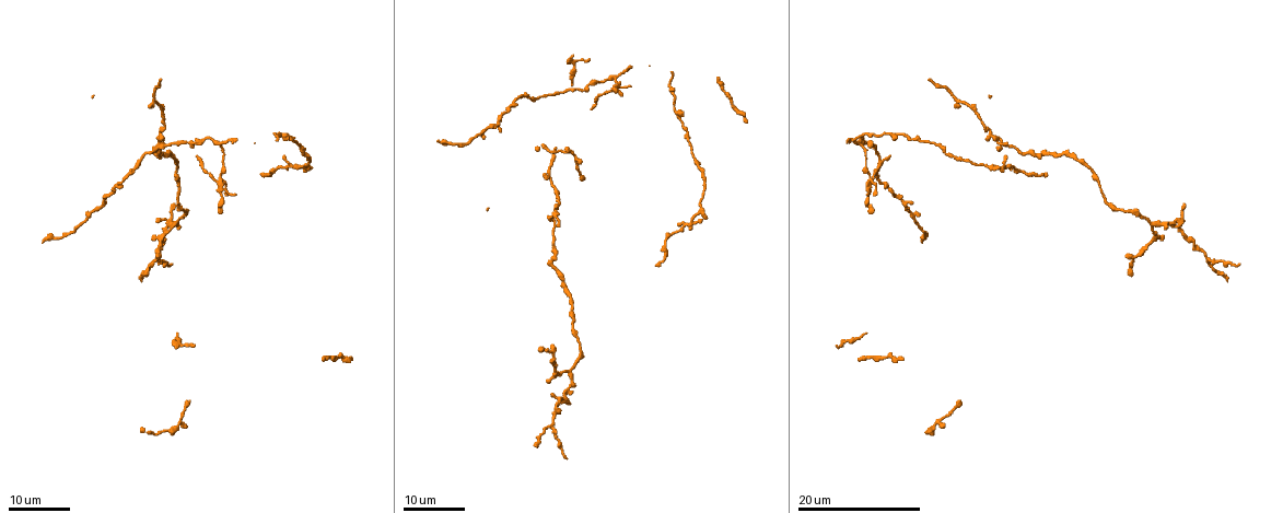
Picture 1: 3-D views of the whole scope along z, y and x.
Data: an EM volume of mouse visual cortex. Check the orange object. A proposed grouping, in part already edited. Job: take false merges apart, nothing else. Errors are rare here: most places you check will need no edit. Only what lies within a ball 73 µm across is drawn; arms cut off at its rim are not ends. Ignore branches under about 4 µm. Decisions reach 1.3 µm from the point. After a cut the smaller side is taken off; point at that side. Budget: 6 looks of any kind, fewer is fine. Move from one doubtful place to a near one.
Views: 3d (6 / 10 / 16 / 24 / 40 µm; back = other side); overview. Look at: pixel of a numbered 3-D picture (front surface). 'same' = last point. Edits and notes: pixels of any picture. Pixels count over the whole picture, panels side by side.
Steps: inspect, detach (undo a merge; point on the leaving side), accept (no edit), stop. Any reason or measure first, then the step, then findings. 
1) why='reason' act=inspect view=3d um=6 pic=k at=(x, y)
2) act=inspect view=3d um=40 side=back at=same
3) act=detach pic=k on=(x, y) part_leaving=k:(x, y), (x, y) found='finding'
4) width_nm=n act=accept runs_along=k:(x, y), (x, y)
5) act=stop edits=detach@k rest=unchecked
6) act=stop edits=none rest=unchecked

act=inspect view=3d um=16 pic=1 at=(862, 337)

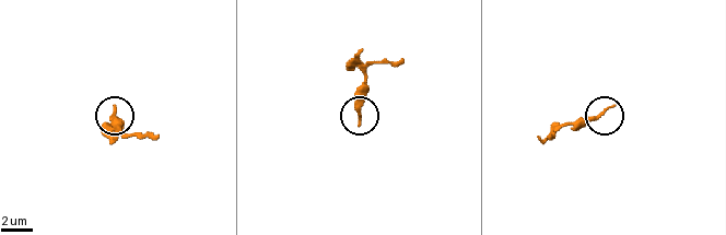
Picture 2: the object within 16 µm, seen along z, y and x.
act=inspect view=3d um=10 pic=2 at=(601, 112)

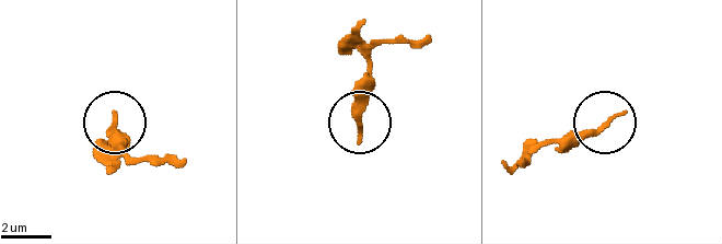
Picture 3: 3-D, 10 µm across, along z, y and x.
act=accept found='all the same neuron'

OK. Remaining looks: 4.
why='a fork' act=inspect view=3d um=24 pic=1 at=(576, 154)

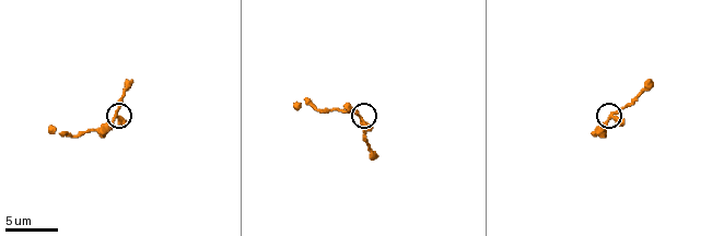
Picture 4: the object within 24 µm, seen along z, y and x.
act=inspect view=3d um=10 pic=4 at=(609, 117)

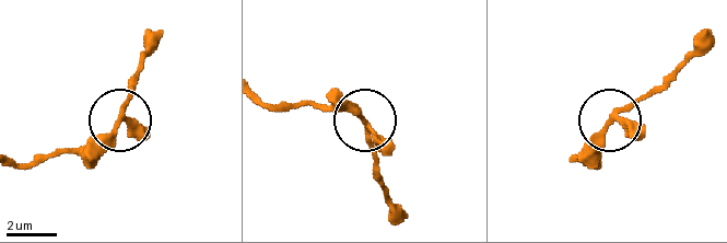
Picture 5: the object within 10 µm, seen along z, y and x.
side_arm_um=5 act=accept found='one neuron here'

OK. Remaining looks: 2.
why='three arms meet' act=inspect view=3d um=24 pic=1 at=(219, 182)

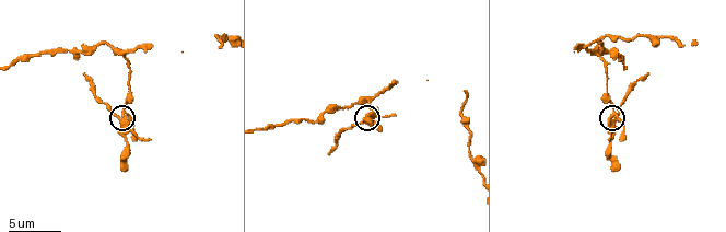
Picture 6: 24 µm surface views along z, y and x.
why='closer look' act=inspect view=3d um=10 pic=6 at=(615, 119)

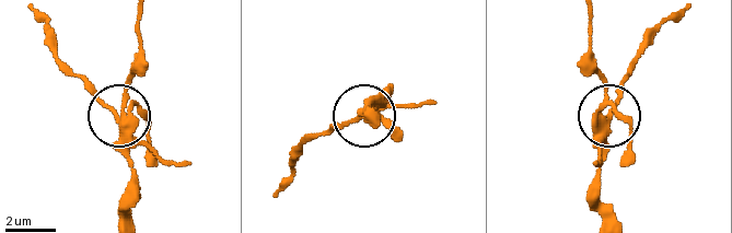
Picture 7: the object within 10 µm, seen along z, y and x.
side_arm_um=7 arms=3 act=detach pic=7 on=(106, 106) found='a second neuron is stuck on'

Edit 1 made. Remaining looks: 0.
act=stop edits=detach@7 rest=unchecked

